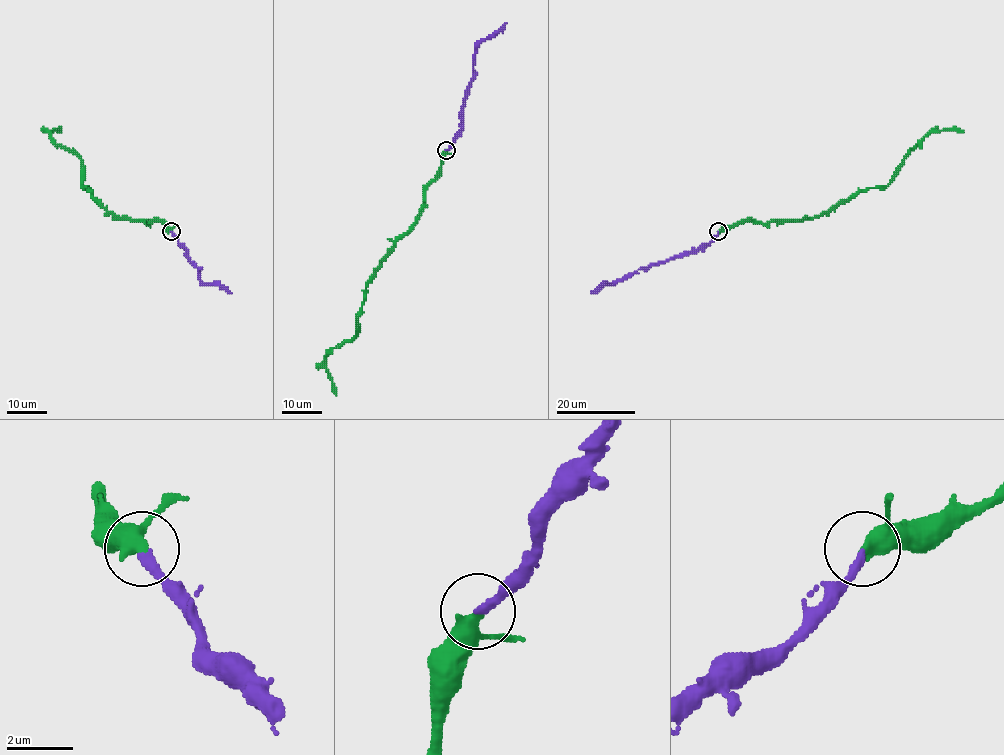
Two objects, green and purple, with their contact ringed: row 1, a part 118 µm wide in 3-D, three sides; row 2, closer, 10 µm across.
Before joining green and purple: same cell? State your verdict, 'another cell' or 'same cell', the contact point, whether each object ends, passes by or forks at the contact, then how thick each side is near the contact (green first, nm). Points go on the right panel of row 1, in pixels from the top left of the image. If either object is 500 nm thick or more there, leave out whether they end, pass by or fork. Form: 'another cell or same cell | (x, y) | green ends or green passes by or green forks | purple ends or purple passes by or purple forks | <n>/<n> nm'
same cell | (718, 231) | green passes by | purple ends | 360/280 nm

